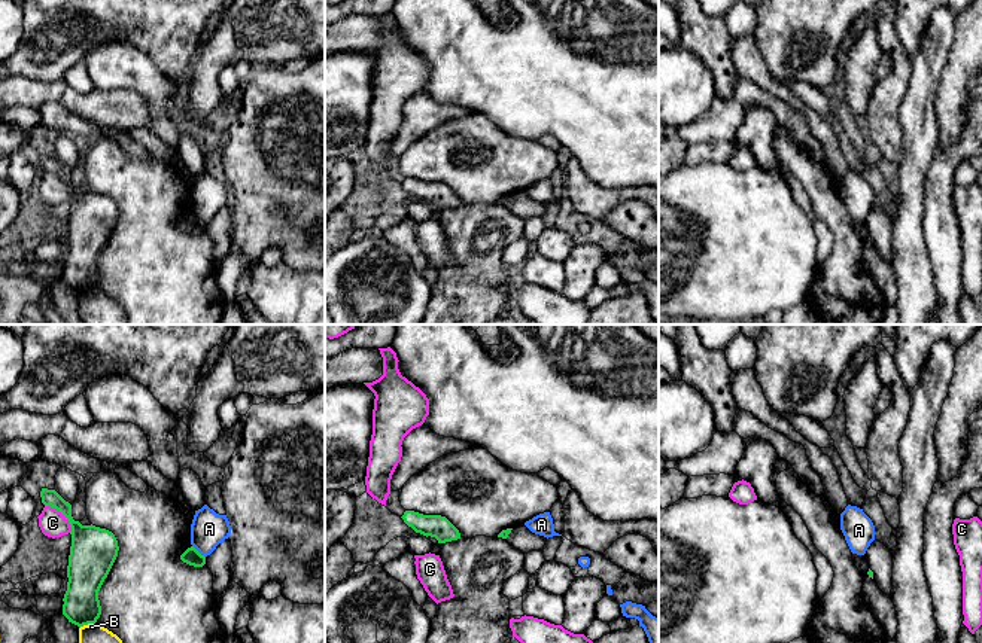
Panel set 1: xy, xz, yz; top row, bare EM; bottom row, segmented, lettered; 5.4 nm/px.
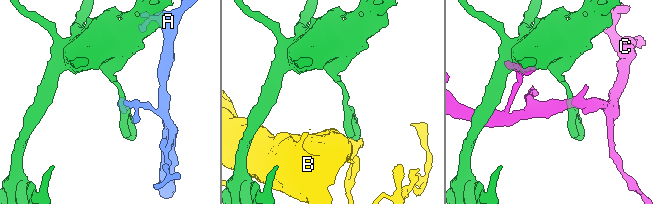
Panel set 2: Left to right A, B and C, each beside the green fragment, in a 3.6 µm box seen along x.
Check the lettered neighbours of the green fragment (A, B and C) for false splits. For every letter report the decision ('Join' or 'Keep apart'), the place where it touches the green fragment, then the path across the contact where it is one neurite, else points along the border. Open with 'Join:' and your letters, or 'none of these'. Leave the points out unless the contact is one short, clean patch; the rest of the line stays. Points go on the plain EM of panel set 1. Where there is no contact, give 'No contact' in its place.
Join: none of these
A: Keep apart. Touches green at xy (197, 218). Boundary: xy (192, 212), (204, 224)
B: Keep apart. Touches green at xy (87, 290)
C: Keep apart. Touches green at xy (61, 179)

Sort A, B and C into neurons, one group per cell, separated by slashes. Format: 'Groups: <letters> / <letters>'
Groups: A / B / C

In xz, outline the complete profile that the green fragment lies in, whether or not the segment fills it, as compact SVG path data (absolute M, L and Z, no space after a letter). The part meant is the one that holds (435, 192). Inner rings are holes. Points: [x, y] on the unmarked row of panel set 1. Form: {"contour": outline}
{"contour": "M405 177L401 183L404 189L411 193L416 199L431 202L438 210L446 210L460 205L459 196L441 182L423 182L414 177Z"}

